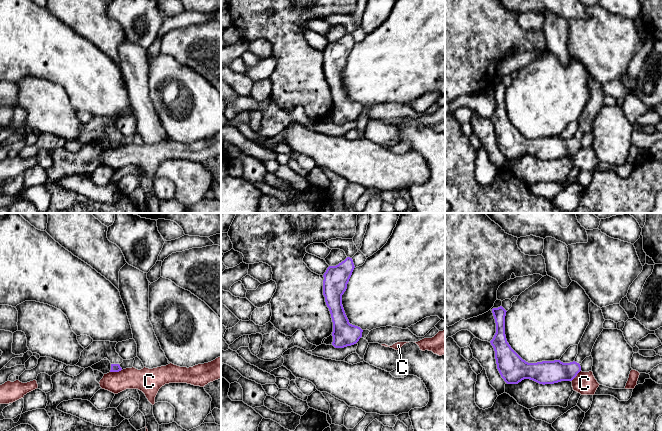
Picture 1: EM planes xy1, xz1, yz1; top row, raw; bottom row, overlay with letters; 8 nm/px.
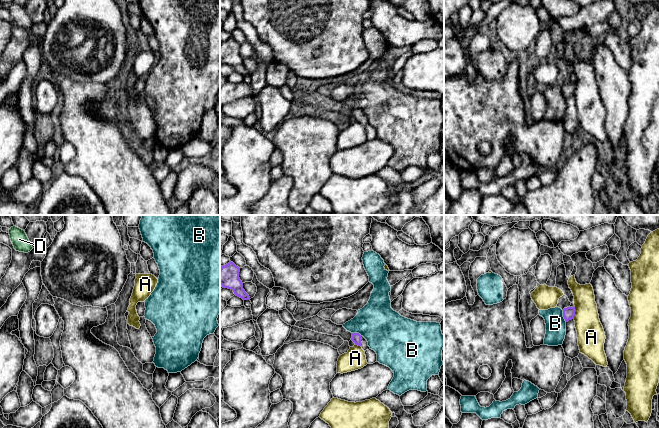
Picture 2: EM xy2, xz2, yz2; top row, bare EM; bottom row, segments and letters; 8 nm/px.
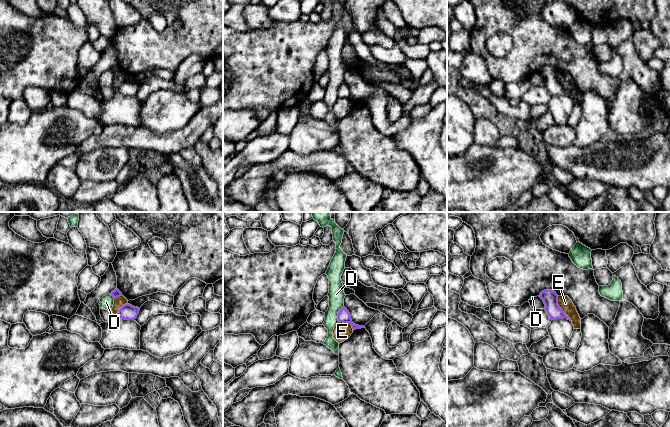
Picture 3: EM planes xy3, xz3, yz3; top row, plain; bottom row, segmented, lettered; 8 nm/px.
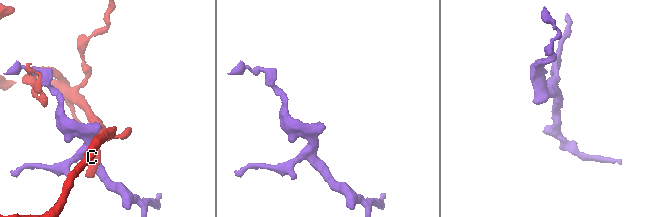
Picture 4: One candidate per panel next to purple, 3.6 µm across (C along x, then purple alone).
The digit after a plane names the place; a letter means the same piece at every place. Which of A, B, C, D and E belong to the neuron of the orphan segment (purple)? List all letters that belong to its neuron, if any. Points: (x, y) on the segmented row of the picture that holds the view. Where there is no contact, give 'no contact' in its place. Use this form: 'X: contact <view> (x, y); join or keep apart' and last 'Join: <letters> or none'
A: contact yz2 (574, 313); keep apart
B: contact yz2 (563, 316); keep apart
C: contact xy1 (115, 371); keep apart
D: contact xz3 (338, 313); keep apart
E: contact yz3 (561, 309); keep apart
Join: none

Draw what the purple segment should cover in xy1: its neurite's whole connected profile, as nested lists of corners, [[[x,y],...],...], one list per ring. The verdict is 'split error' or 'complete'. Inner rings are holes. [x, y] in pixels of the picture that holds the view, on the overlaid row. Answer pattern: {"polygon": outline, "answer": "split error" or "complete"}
{"polygon": [[[93,341],[81,352],[79,362],[76,366],[85,369],[107,358],[111,363],[110,372],[121,371],[120,364],[123,362],[123,359],[116,352],[116,344],[117,342]]], "answer": "split error"}

